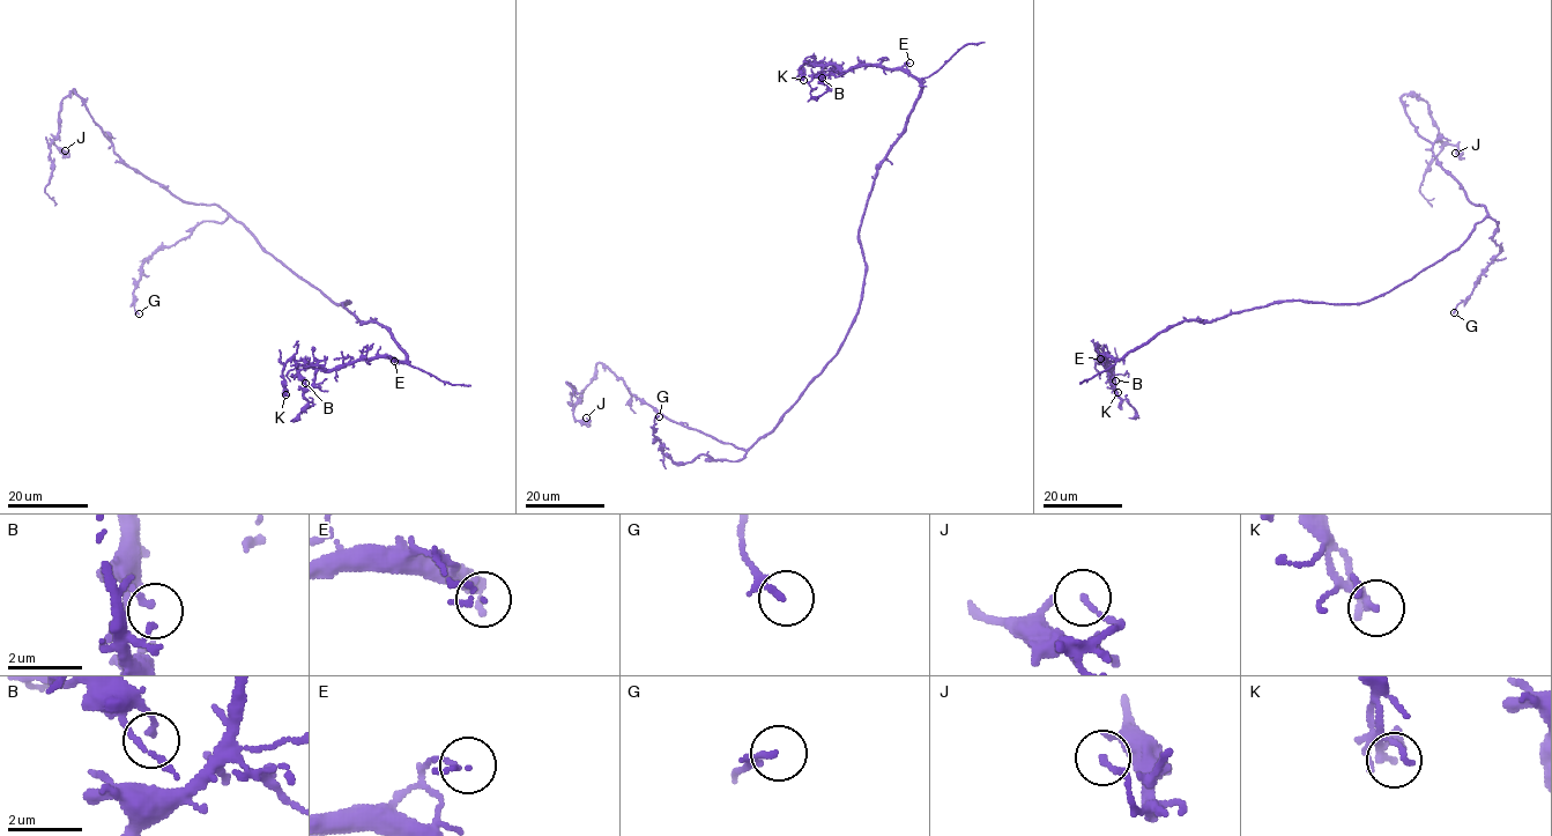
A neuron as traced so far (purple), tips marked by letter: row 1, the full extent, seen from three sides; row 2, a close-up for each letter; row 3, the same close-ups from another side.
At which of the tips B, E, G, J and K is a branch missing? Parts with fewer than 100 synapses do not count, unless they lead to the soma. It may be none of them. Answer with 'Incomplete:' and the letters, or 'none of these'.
Incomplete: none of these

